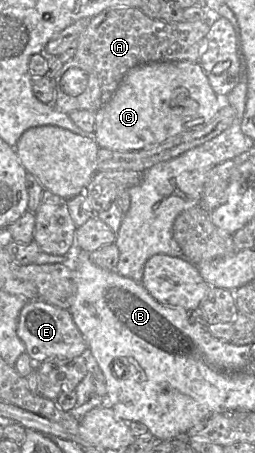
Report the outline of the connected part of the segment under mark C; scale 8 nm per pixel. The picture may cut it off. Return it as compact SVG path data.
M199 62L139 64L122 79L112 98L95 112L93 138L99 148L129 152L155 147L170 137L211 121L220 106Z

